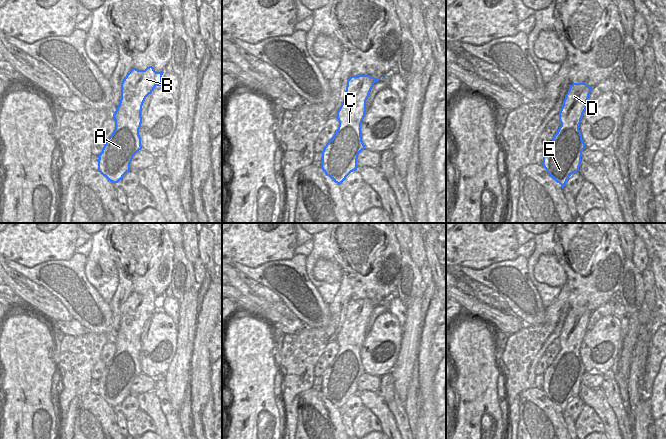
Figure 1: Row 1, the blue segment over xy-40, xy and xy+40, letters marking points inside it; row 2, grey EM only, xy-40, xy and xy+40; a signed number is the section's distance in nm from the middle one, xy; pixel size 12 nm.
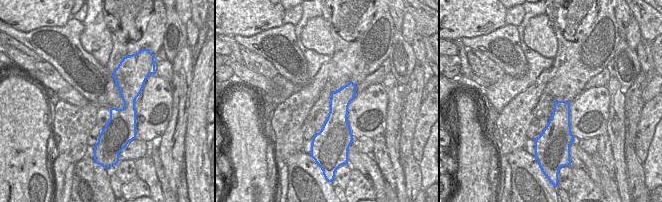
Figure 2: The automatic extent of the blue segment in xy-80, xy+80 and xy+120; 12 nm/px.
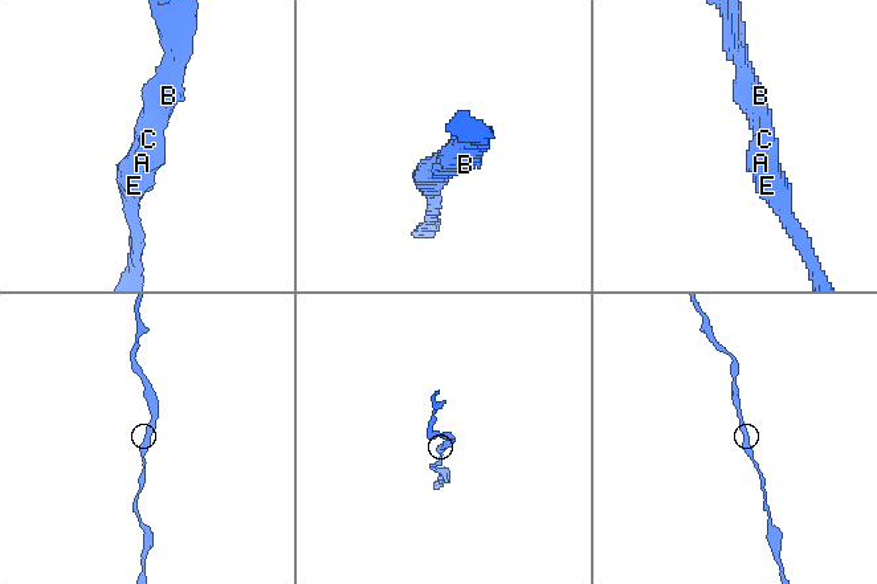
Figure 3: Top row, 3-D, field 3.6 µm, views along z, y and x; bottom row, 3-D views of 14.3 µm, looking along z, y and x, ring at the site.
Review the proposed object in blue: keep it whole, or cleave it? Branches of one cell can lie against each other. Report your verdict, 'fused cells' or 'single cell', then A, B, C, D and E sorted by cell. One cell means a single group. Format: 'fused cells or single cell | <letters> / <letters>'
single cell | A B C D E

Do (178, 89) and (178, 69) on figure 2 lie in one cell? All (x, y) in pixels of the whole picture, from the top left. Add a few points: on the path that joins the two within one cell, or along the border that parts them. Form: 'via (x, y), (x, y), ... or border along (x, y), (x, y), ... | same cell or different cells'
via (178, 84), (178, 74) | same cell

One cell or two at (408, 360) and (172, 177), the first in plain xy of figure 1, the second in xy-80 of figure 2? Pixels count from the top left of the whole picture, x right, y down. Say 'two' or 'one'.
one

